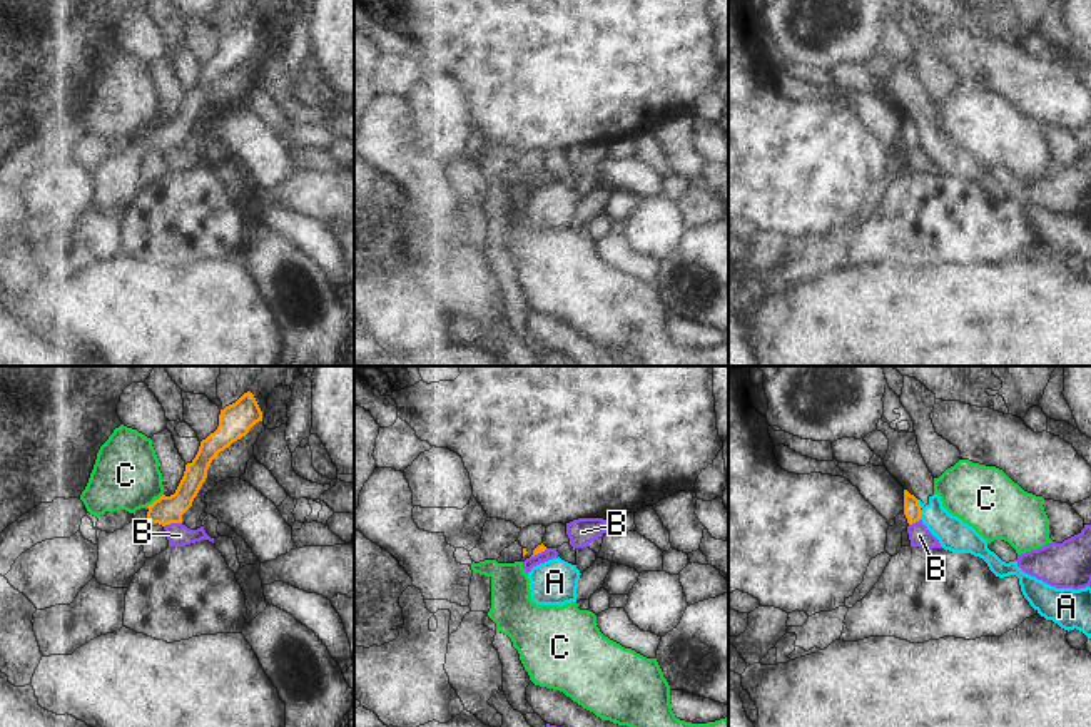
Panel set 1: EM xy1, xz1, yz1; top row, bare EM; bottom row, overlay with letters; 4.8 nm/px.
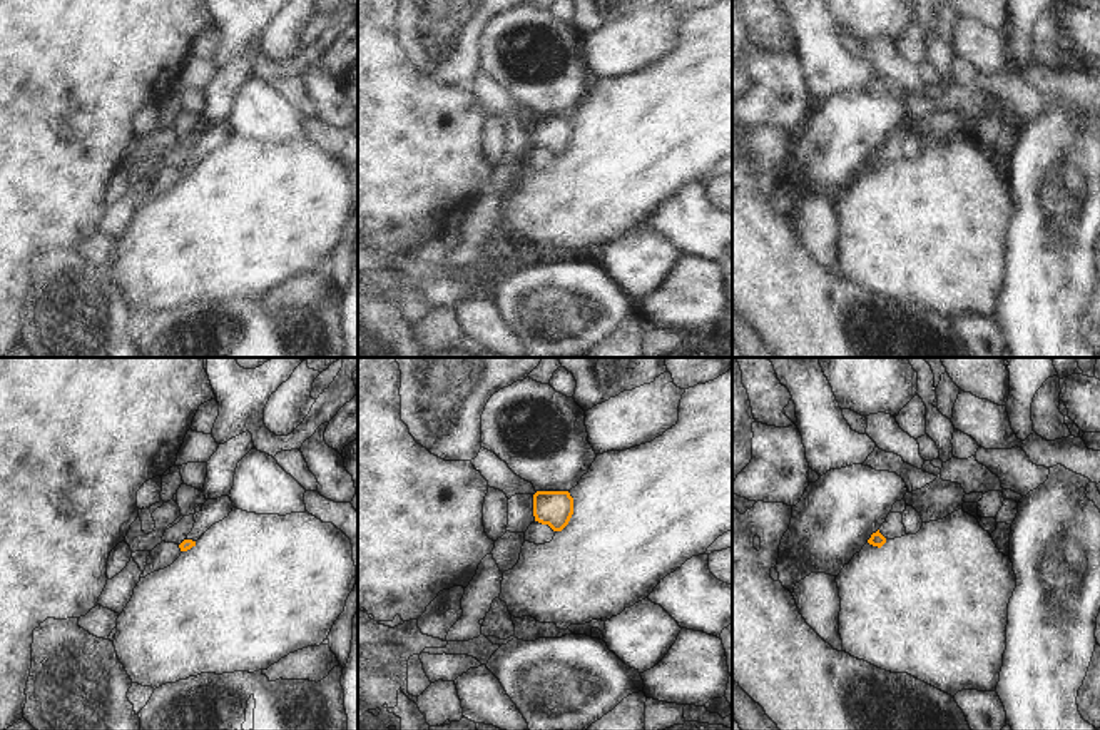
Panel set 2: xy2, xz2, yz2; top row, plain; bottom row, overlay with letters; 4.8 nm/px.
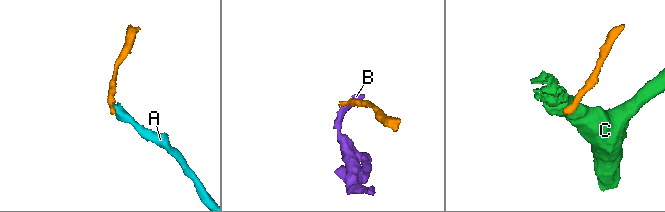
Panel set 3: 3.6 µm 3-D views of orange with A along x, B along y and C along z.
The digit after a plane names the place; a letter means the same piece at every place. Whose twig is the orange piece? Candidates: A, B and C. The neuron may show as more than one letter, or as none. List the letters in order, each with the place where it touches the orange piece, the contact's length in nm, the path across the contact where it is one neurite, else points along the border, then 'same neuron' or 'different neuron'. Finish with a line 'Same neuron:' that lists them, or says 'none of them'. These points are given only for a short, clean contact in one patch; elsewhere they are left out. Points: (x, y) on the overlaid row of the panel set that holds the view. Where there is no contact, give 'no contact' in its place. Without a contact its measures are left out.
A: contact yz1 (919, 515); length 50 nm; border yz1 (923, 510), (919, 518); different neuron
B: contact xy1 (172, 522); length 90 nm; border xy1 (181, 522), (171, 522), (164, 527); different neuron
C: contact xy1 (156, 500); length 110 nm; border xy1 (162, 493), (146, 507); different neuron
Same neuron: none of them

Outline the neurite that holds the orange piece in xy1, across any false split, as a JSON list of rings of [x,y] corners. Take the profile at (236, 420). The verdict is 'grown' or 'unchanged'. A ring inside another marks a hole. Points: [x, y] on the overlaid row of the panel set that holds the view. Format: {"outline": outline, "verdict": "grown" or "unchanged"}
{"outline": [[[251,391],[236,403],[221,409],[219,426],[200,441],[195,458],[185,465],[184,476],[174,495],[162,495],[147,508],[135,511],[134,520],[122,530],[107,533],[97,530],[99,562],[95,578],[100,585],[129,588],[134,575],[145,565],[144,535],[152,523],[162,526],[182,523],[182,515],[192,506],[212,460],[241,440],[249,430],[262,421],[262,411]]], "verdict": "grown"}

